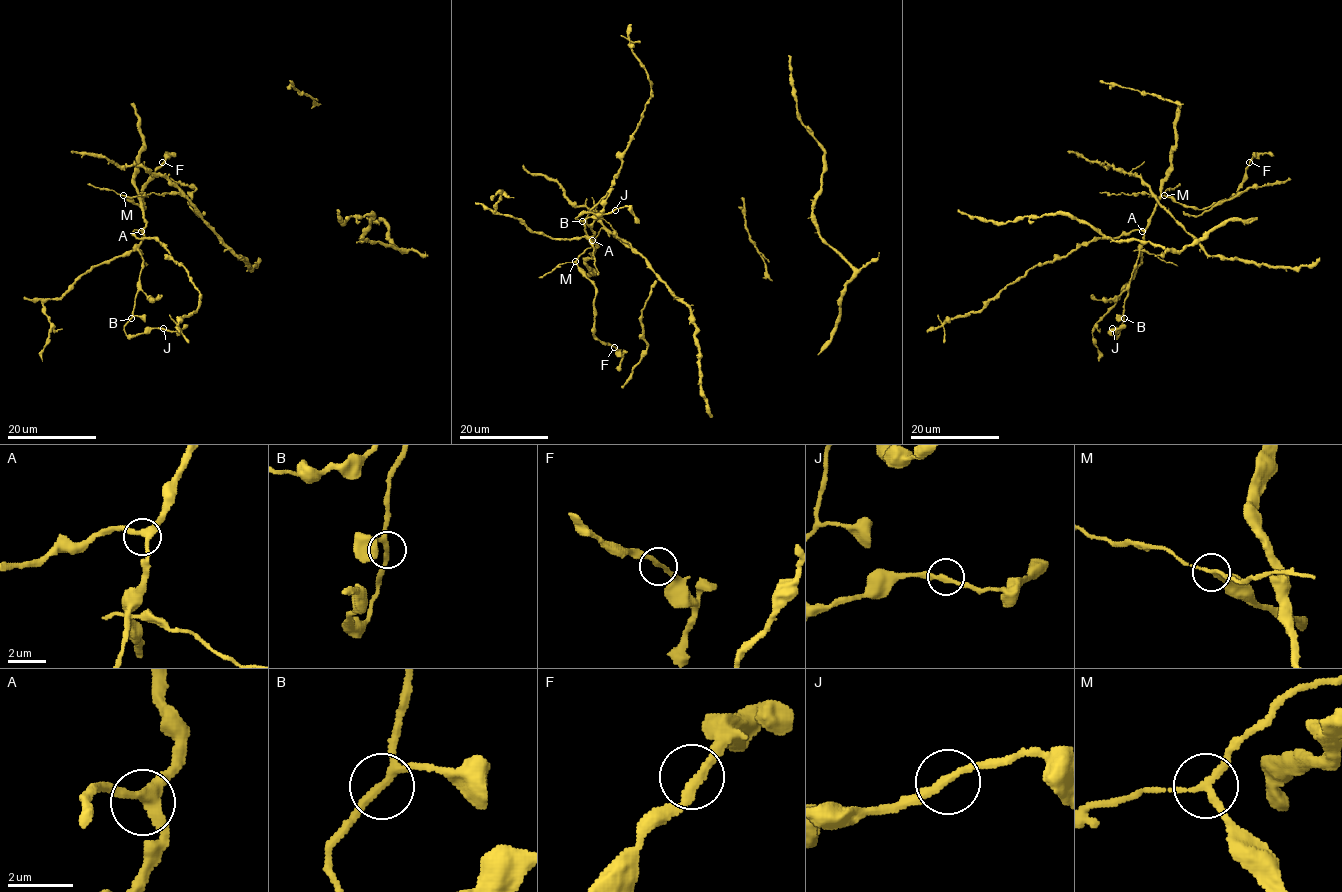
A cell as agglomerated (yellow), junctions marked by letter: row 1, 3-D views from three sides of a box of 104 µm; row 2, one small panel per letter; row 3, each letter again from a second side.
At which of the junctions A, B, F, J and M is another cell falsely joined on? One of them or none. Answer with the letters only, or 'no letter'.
M

